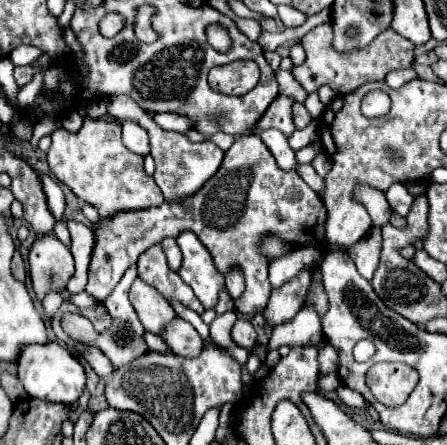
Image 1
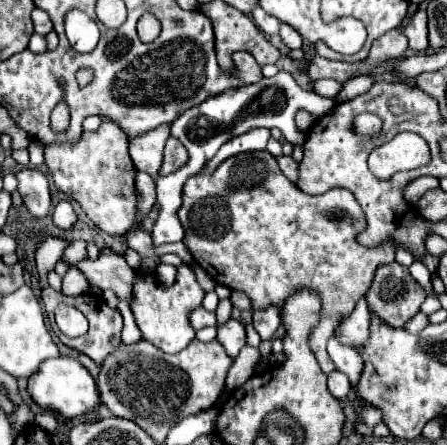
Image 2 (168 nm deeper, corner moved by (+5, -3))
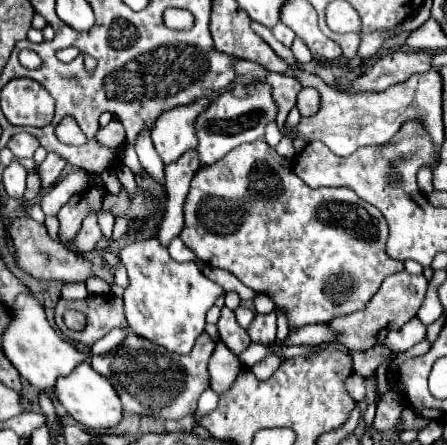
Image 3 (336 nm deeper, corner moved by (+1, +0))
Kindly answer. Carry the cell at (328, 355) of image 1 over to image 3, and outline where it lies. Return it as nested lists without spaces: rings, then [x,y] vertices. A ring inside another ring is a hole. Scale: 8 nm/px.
[[[265,142],[243,144],[219,162],[199,168],[191,180],[183,216],[183,242],[197,258],[209,266],[229,270],[255,292],[267,292],[275,306],[287,312],[291,328],[327,324],[337,316],[361,310],[387,276],[405,270],[403,262],[389,258],[385,252],[389,226],[375,206],[363,202],[349,188],[309,188],[295,178],[289,160]],[[267,236],[279,242],[267,246]]]

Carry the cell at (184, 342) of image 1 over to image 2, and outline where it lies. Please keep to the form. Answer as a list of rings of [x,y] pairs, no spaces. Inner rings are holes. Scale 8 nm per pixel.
[[[181,265],[177,271],[177,281],[173,287],[165,287],[157,281],[157,277],[141,275],[137,273],[135,285],[133,285],[133,305],[131,311],[135,315],[135,321],[139,329],[143,331],[143,337],[151,341],[155,347],[159,347],[165,353],[179,353],[185,349],[193,339],[195,331],[191,329],[187,321],[187,311],[201,305],[205,291],[195,281],[195,275],[187,265]]]

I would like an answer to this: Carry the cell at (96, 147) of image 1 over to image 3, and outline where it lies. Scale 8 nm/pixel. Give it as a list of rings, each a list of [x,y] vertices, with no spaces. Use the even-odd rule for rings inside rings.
[[[113,118],[105,128],[99,130],[97,140],[99,140],[103,146],[111,148],[113,152],[121,152],[121,150],[123,150],[123,144],[125,144],[123,124],[121,124],[117,118]]]

